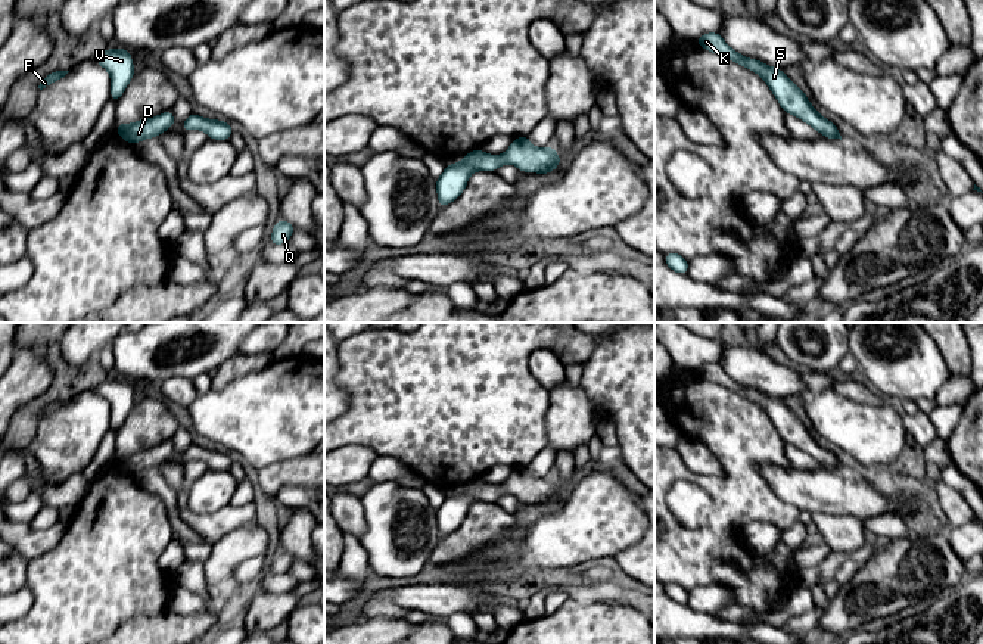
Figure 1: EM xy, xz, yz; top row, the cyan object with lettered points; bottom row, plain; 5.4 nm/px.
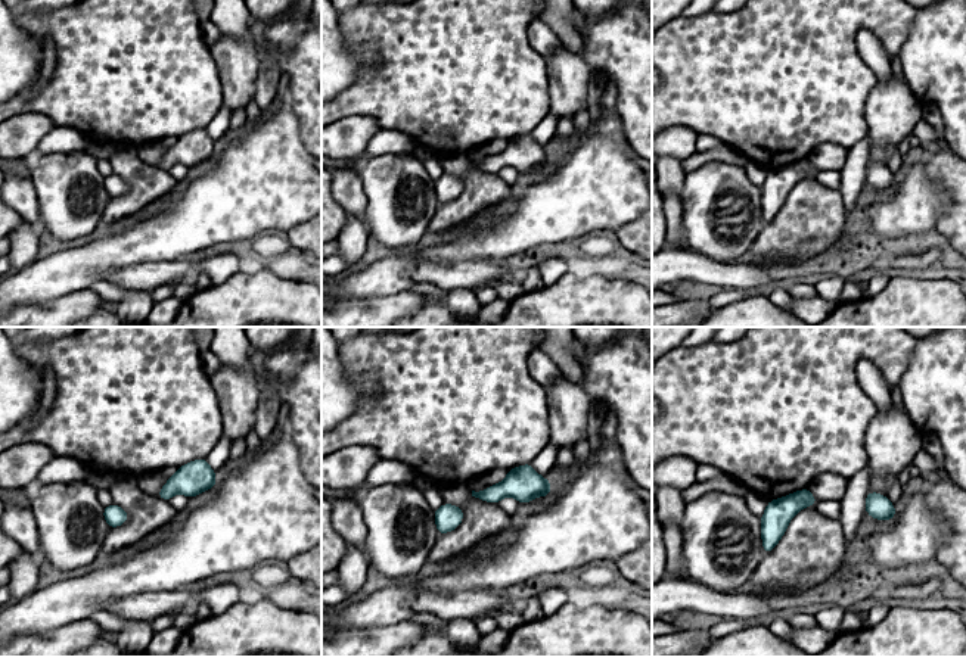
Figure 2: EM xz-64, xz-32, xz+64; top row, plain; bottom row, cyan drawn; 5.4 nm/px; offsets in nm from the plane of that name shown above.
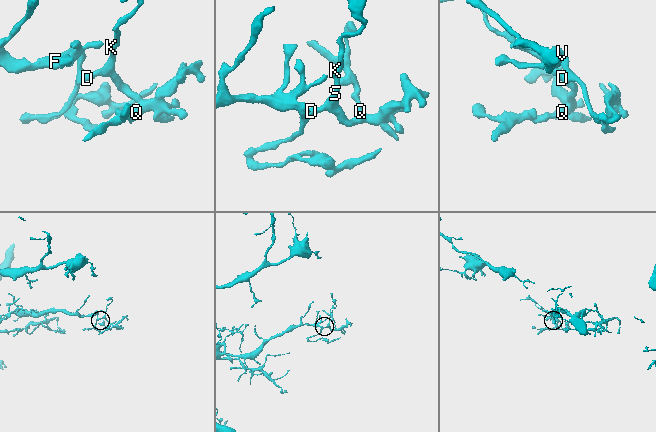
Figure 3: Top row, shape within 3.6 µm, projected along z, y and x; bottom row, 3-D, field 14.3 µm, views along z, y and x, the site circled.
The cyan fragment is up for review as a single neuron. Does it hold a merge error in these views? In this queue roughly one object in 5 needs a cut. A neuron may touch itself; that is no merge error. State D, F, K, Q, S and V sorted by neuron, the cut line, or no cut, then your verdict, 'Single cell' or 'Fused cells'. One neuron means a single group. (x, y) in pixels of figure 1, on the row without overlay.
Groups: D F K Q S V. No split. Single cell

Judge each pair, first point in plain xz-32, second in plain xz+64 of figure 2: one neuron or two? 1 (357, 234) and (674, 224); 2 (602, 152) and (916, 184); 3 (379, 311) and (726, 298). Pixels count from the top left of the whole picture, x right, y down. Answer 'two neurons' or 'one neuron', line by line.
1: one neuron
2: one neuron
3: two neurons

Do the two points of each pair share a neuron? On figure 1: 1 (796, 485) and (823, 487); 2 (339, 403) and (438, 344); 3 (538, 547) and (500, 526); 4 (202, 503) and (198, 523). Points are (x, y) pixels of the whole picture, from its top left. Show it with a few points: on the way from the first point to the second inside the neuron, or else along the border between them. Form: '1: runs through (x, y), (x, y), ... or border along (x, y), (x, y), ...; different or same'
1: runs through (802, 487), (817, 487); same
2: border along (339, 383), (348, 394), (348, 408), (339, 417); different
3: border along (520, 528), (516, 538), (503, 550); different
4: border along (229, 503), (205, 513), (193, 513), (186, 509); different

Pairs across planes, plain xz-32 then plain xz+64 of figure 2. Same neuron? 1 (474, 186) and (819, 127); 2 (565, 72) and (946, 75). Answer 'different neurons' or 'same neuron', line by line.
1: different neurons
2: different neurons

